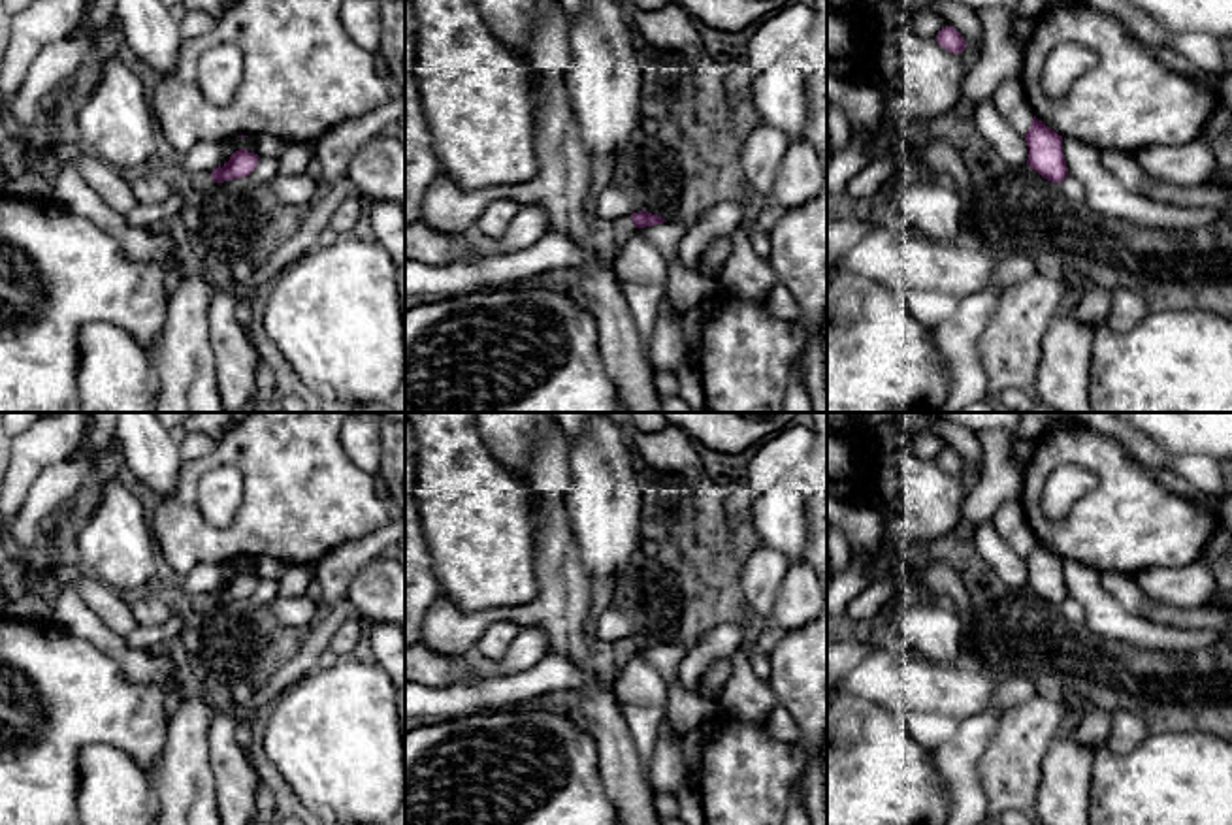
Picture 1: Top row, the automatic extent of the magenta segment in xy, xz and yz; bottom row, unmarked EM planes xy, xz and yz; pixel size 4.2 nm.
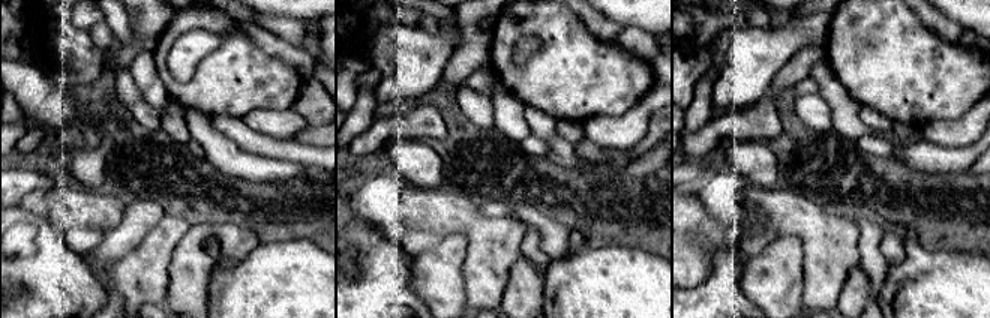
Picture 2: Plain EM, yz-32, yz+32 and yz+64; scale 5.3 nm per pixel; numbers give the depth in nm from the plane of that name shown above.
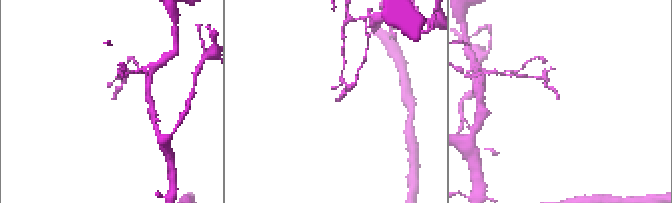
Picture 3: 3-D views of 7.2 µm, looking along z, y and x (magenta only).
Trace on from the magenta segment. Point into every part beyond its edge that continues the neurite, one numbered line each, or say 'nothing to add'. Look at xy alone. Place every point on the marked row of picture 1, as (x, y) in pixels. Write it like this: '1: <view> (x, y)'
nothing to add

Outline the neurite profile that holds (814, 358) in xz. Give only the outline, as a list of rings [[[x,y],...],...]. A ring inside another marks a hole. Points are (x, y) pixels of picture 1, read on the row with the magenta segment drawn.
[[[821,333],[802,352],[804,386],[812,399],[812,412],[827,412],[827,350]]]

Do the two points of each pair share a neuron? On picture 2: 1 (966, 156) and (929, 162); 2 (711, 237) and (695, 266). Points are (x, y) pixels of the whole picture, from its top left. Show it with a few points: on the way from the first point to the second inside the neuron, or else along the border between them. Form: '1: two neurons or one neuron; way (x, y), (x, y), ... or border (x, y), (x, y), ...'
1: one neuron; way (957, 159), (938, 159)
2: one neuron; way (704, 245), (695, 254), (695, 258)

